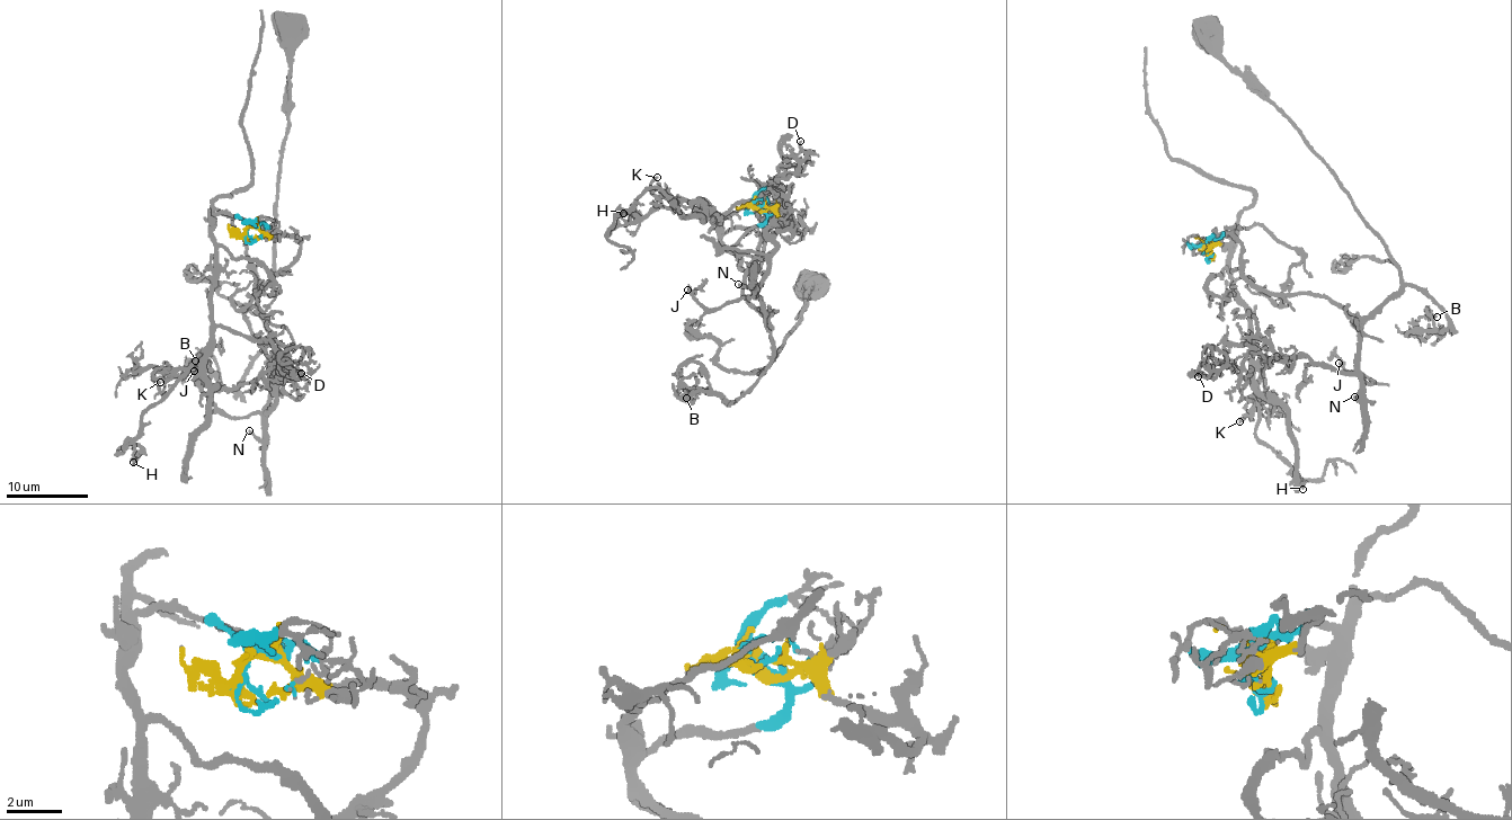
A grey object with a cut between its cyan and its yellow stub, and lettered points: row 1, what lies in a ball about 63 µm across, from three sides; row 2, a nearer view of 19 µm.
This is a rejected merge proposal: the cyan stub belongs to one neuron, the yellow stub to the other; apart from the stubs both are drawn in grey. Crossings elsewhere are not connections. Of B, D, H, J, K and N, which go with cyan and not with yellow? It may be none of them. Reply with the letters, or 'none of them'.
D, H, K

